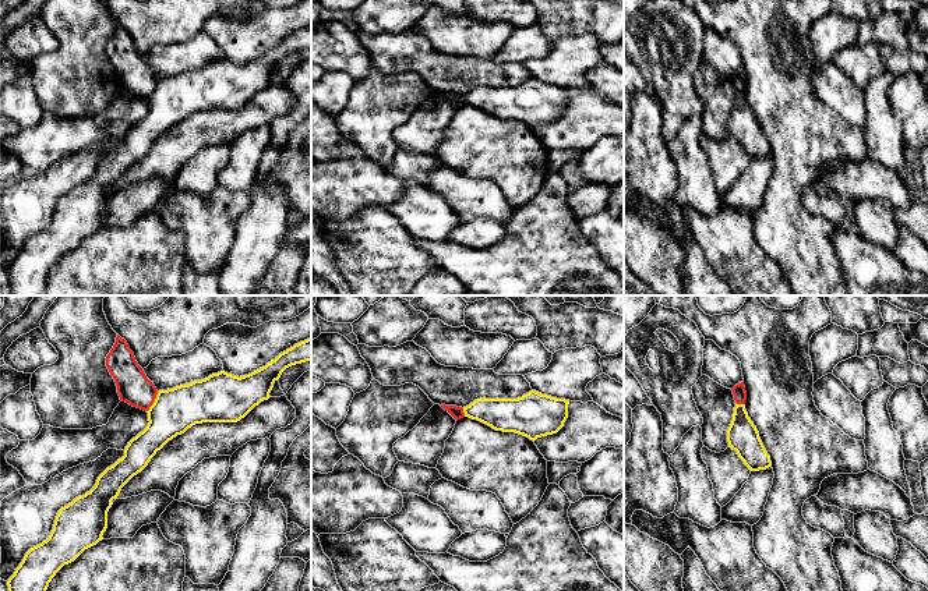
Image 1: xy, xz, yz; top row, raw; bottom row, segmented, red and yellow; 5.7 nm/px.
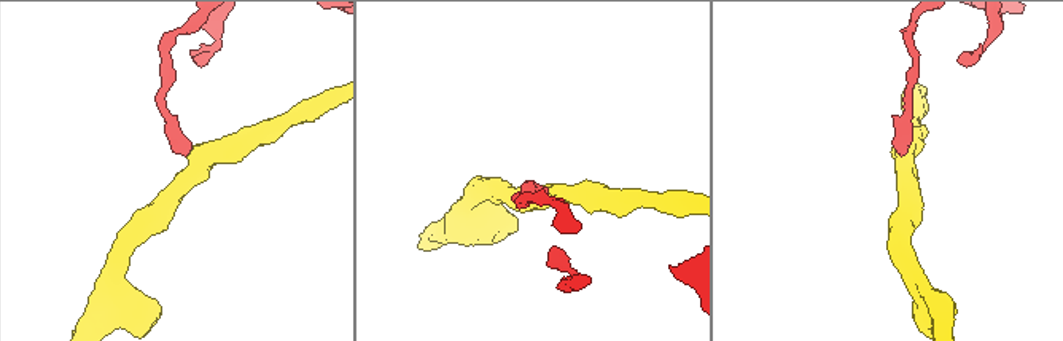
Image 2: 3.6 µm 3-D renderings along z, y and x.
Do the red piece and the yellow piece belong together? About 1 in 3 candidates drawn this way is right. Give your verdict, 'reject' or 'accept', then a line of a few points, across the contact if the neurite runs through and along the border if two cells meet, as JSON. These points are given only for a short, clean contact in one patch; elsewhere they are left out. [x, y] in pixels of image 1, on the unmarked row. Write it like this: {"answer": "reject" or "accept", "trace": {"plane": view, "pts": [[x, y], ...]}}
{"answer": "reject", "trace": {"plane": "xy", "pts": [[158, 80], [147, 99]]}}

